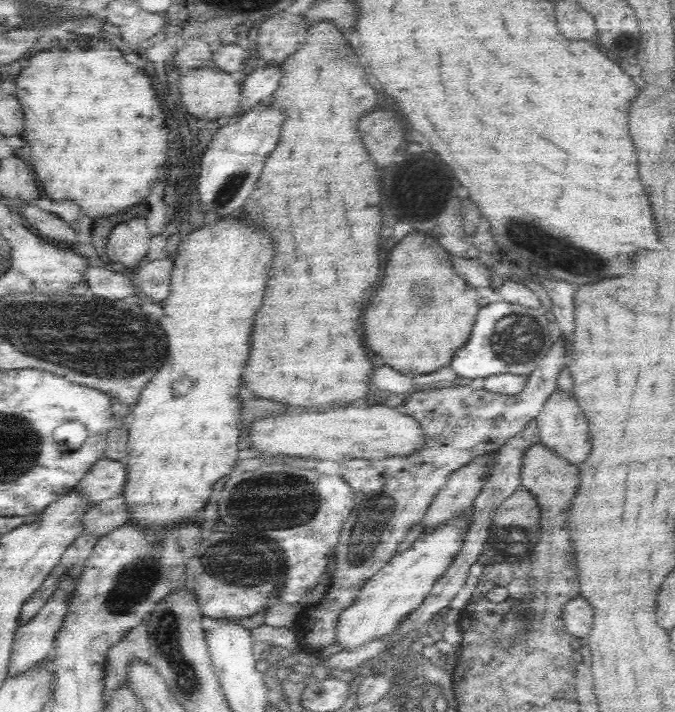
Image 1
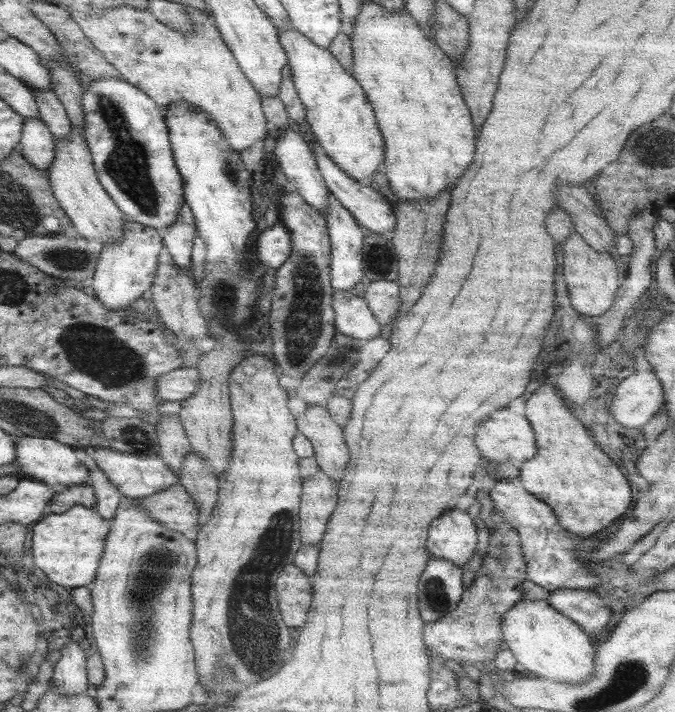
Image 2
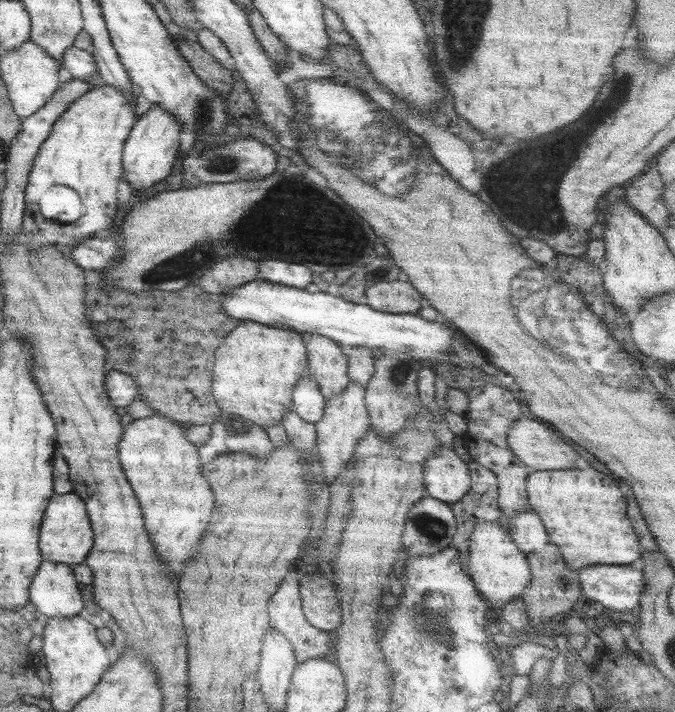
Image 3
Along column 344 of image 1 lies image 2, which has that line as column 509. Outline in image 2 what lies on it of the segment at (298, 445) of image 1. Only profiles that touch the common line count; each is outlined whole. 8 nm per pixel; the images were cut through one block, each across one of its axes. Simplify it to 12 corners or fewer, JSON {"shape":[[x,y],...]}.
{"shape":[[495,410],[475,430],[491,464],[533,456],[535,434],[525,416]]}

